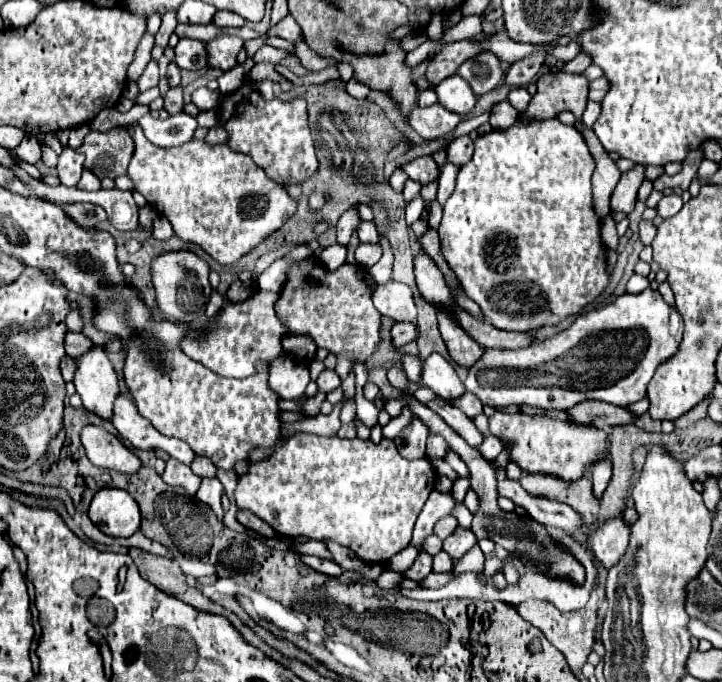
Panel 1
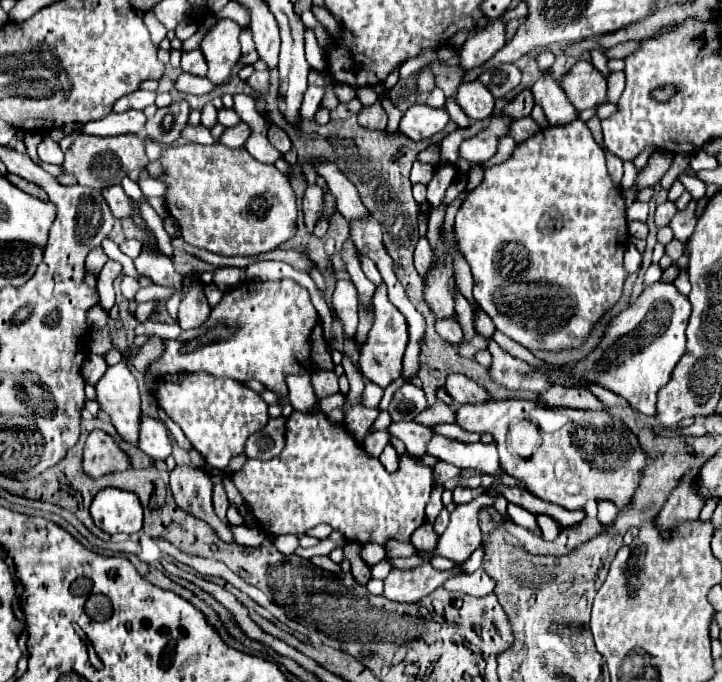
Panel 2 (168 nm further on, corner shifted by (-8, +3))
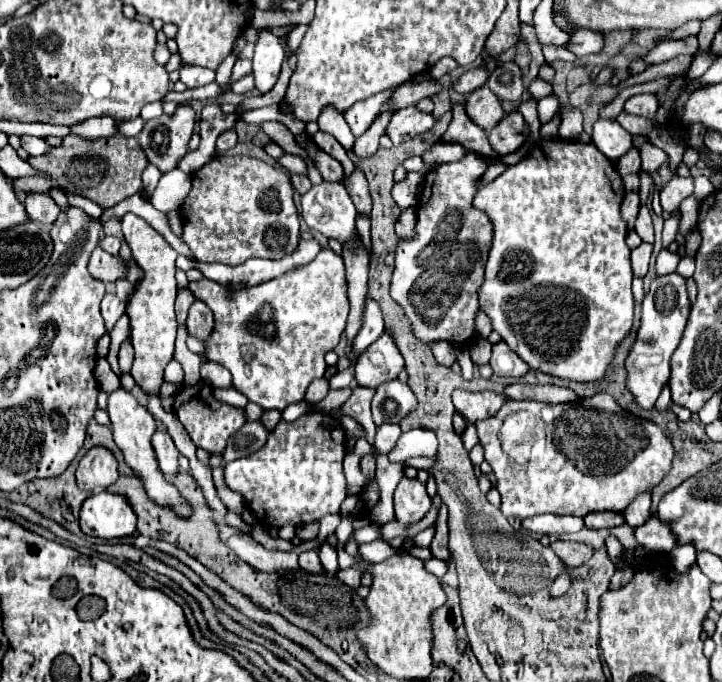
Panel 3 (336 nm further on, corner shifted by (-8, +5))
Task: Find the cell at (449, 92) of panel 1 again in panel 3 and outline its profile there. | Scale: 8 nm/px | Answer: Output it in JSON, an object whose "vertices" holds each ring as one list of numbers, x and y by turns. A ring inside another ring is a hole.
{"vertices":[[482,86,474,92,470,92,464,108,466,108,466,114,470,116,470,120,484,130,492,130,504,118,500,98,488,86]]}

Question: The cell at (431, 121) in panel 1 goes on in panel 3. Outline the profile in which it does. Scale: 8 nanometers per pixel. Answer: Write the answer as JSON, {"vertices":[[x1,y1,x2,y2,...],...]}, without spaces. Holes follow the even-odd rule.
{"vertices":[[406,106,392,116,392,120,386,128,386,134,390,136,390,140,394,144,402,144,408,138,414,138,418,134,432,130,436,126,436,122,438,120,434,118,434,114,422,112,416,106]]}

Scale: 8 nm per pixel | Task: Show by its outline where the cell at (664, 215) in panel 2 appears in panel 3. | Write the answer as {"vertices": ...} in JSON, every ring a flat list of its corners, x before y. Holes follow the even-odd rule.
{"vertices":[[674,176,662,190,660,190,660,202,664,212,674,212,680,208,680,202,688,198,694,192,692,178,680,178]]}

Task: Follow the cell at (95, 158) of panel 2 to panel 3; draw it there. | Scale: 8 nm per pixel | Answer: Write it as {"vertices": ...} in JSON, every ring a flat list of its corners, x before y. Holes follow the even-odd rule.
{"vertices":[[68,134,58,148,52,148,46,156,30,158,28,162,38,170,48,172,52,180,18,178,14,186,18,186,22,192,48,192,50,188,60,188,86,196,102,208,110,208,142,188,142,170,146,168,148,158,138,144,132,144,132,140,122,136,86,140]]}

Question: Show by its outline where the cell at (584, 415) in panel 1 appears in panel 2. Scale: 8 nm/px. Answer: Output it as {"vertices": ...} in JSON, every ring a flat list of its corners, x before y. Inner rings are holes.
{"vertices":[[550,386,548,390,540,392,538,398,548,406,568,406,568,408,588,408,588,410,602,410,602,402,592,396,584,388,566,388,566,386]]}

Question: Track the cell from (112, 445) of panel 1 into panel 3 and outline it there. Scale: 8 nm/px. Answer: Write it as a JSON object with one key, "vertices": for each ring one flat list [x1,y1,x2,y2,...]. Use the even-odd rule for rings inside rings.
{"vertices":[[94,446,80,460,76,470,76,480,80,490,96,492,104,490,112,482,118,480,118,462,114,454,104,446]]}

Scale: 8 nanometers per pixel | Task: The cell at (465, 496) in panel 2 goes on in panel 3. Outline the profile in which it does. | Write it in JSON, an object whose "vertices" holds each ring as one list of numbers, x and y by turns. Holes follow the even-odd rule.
{"vertices":[[440,504,440,512,438,512,438,520,436,520,436,536,430,544,430,550,434,554,434,558,440,560,450,560,450,550,448,550,448,506]]}

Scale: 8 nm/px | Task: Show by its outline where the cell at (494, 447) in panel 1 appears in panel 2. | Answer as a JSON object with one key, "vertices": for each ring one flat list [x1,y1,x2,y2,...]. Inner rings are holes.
{"vertices":[[434,434,432,440,426,446,426,454,444,460,448,464,454,464,458,468,478,468,486,474,494,474,498,464,496,444,462,444,452,438,446,438,442,434]]}

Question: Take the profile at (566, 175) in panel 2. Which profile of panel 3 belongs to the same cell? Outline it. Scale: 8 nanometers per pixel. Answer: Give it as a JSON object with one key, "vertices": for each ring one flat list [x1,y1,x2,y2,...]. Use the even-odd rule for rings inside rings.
{"vertices":[[542,138,518,164,506,166,506,170,492,180,490,184,478,188,472,206,482,210,494,228,492,248,488,252,488,262,484,270,484,282,478,288,478,300,480,308,490,316,494,330,502,336,502,340,524,360,532,370,542,370,546,374,554,374,560,378,570,378,578,382,592,382,600,380,612,360,616,344,628,334,632,328,632,310,634,310,634,298,632,298,632,266,630,266,630,248,626,246,626,224,620,214,620,204,626,196,626,188,622,184,622,178,614,166,592,142,576,142,566,138]]}

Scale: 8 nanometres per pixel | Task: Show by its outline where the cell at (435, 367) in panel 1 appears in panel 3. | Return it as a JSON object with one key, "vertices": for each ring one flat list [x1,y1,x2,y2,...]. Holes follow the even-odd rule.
{"vertices":[[456,388,452,392,452,400,456,410,470,422,474,424,476,420,488,418,500,410,504,404,502,396,498,396,492,390,480,390,480,392,470,392,470,390,460,390]]}

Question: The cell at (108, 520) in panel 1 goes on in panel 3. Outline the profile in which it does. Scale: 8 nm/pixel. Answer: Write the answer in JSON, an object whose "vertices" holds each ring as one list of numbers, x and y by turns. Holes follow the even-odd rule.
{"vertices":[[98,492,86,498,80,510,80,528,88,536,124,538,136,532,136,512,124,496]]}

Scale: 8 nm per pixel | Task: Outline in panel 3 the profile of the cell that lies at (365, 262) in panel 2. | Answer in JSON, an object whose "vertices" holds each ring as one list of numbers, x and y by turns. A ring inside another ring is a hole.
{"vertices":[[322,182,318,186,312,186,304,196,302,196,302,218,308,224,310,230,324,234,326,238,338,240,342,246,356,248,358,242,358,232,356,232,356,208,344,188,344,184,334,184,334,182]]}

